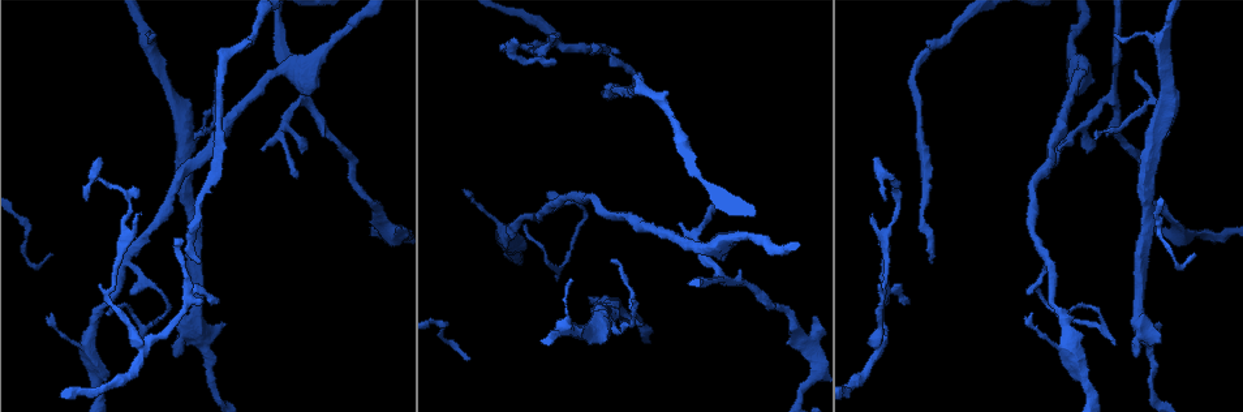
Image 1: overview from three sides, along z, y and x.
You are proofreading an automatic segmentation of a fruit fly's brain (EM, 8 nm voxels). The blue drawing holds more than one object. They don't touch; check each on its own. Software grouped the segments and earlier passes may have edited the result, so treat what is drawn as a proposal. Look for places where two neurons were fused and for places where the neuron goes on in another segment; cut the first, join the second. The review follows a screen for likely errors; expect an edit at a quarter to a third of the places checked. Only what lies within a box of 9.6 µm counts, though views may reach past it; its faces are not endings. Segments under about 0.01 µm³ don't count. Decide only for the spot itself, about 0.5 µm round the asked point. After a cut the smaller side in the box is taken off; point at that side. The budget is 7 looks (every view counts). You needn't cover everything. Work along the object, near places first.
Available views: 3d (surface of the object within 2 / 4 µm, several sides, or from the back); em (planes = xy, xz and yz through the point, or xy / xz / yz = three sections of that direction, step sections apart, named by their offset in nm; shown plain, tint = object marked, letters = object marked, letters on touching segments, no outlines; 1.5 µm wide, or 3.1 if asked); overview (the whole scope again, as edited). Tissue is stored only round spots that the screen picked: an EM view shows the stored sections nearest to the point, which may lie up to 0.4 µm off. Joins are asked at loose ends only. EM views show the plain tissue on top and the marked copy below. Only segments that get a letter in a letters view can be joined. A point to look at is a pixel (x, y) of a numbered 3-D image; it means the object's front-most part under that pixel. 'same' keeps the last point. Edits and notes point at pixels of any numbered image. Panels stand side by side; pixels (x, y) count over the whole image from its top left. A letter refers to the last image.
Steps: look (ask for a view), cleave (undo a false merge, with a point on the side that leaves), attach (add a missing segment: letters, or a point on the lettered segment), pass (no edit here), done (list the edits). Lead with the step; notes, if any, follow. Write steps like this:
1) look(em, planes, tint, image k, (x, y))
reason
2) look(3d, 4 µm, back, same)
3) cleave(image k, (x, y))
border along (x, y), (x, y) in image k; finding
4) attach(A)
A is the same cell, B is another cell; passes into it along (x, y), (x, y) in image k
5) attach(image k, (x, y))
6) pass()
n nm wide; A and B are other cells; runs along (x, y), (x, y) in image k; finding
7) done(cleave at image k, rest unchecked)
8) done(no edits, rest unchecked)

look(3d, 2 µm, image 1, (542, 214))
side arm on a straight run

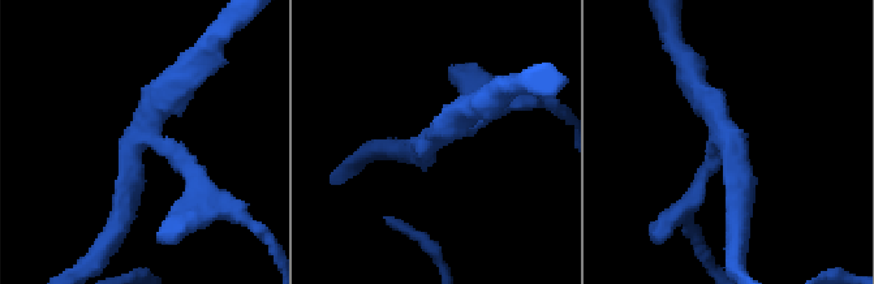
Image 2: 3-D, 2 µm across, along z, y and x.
look(em, xz, step 4, tint, image 2, (723, 133))

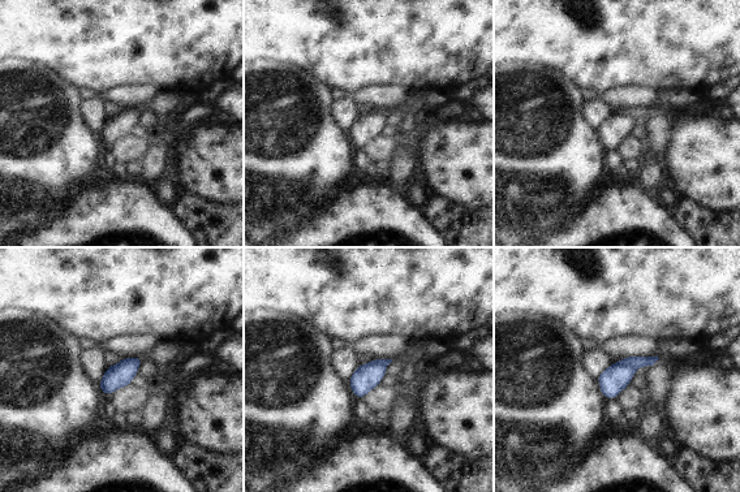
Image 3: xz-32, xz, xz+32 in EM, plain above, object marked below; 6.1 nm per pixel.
look(em, planes, letters, same)
cut it another way

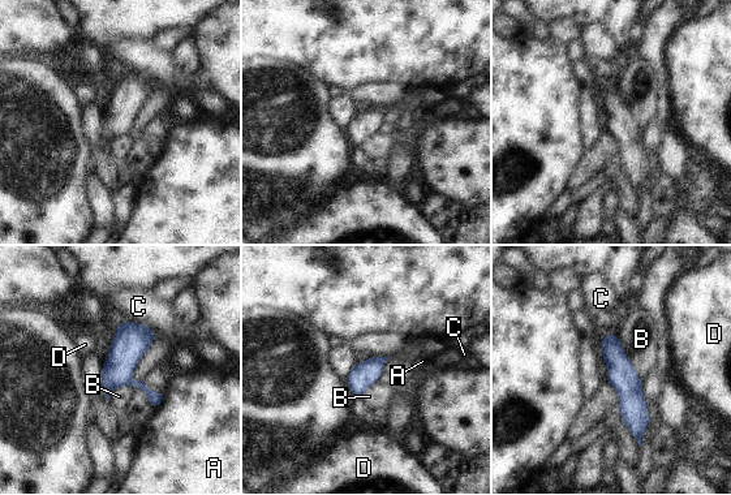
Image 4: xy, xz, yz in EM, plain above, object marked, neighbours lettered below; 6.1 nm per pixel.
cleave(image 4, (154, 399))
B touches over 360 nm; A, B, C and D are other cells; border along (132, 379), (129, 383) in image 4; two neurons meet here

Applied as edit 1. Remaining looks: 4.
look(3d, 2 µm, image 1, (612, 261))
thin end

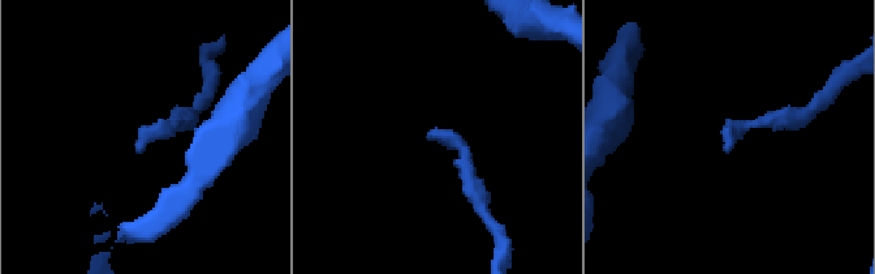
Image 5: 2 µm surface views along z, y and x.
look(em, planes, letters, image 5, (135, 147))
now the EM

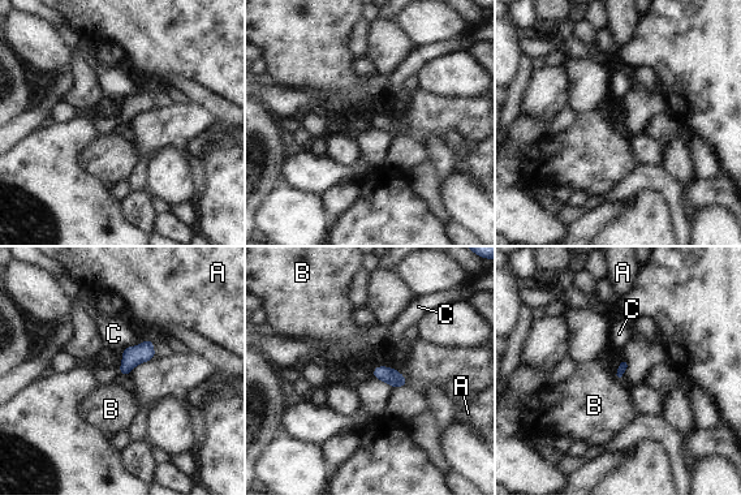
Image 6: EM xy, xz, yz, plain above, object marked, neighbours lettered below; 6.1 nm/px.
pass()
C touches over 160 nm; A, B and C are other cells; border along (616, 374), (620, 378) in image 6; none of them fits

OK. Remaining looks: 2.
look(3d, 2 µm, image 1, (83, 198))
thin end

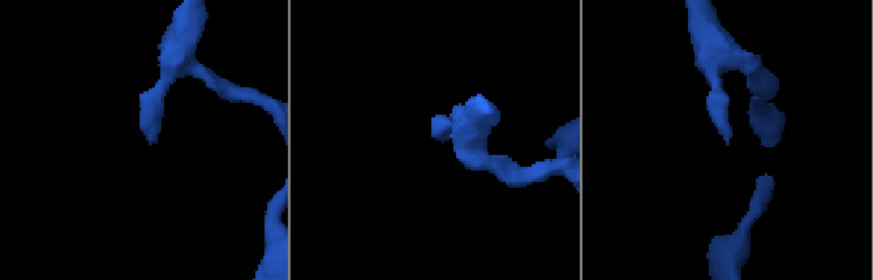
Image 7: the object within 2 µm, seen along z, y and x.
look(em, planes, letters, image 7, (730, 132))

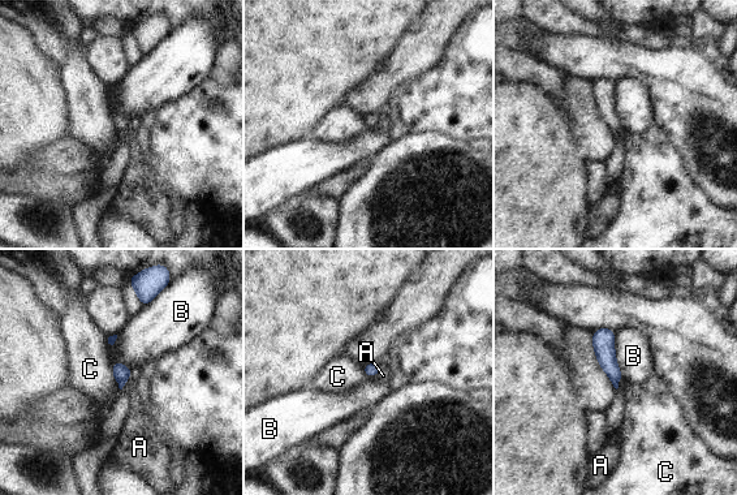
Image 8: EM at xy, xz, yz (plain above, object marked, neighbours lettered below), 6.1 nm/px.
pass()
90 nm wide; A, B and C are other cells; border along (613, 332), (615, 361), (623, 377) in image 8; none of them fits

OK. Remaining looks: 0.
done(cleave at image 4, rest unchecked)

